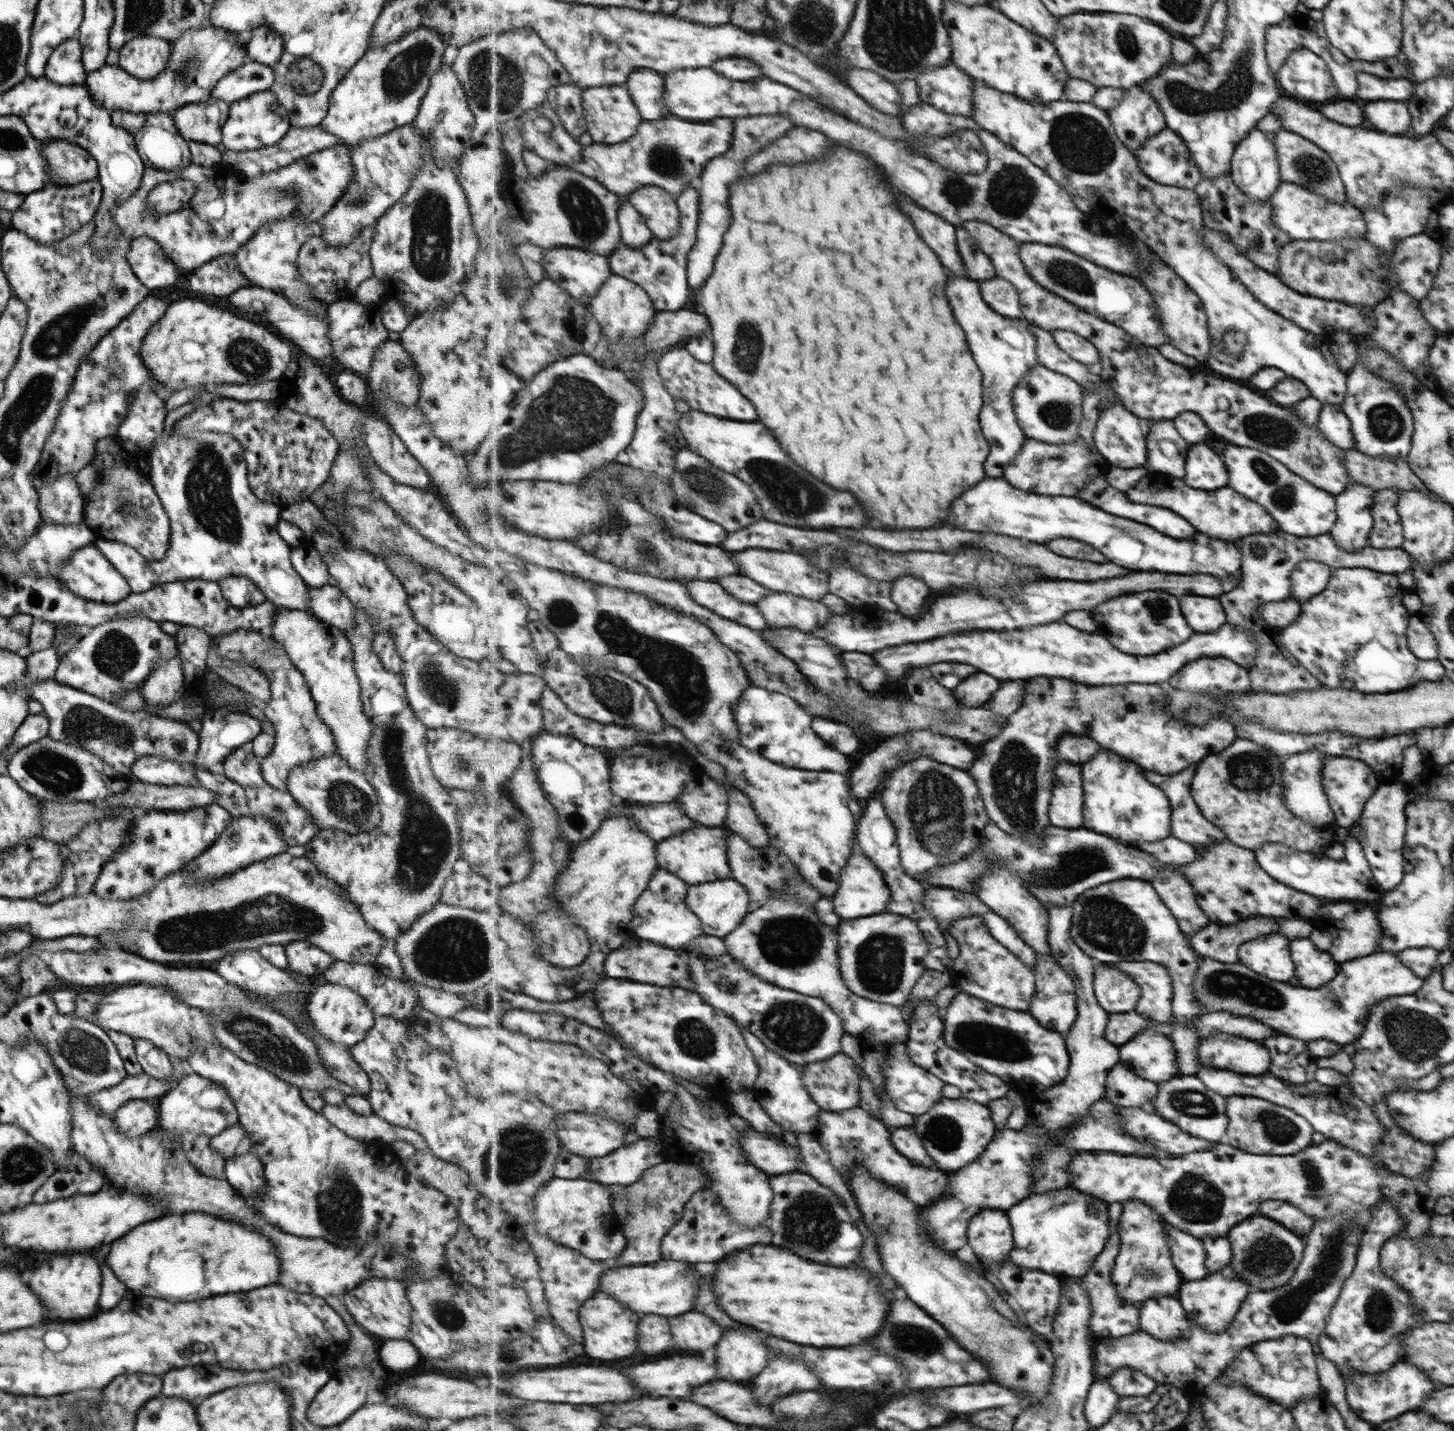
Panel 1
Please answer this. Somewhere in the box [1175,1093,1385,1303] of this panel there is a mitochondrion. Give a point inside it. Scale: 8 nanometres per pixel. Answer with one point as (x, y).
(1272, 1257)

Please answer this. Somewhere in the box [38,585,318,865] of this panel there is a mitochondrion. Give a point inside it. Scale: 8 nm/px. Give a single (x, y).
(81, 722)

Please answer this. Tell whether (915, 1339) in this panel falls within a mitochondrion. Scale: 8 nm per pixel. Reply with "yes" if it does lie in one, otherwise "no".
yes

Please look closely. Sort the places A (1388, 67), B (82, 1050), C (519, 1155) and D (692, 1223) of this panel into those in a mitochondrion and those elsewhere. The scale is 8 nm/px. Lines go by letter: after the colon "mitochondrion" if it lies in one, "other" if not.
A: other
B: mitochondrion
C: mitochondrion
D: other

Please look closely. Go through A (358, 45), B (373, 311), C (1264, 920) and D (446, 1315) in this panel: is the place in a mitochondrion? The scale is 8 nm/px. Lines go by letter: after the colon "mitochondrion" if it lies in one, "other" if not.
A: other
B: other
C: other
D: mitochondrion

